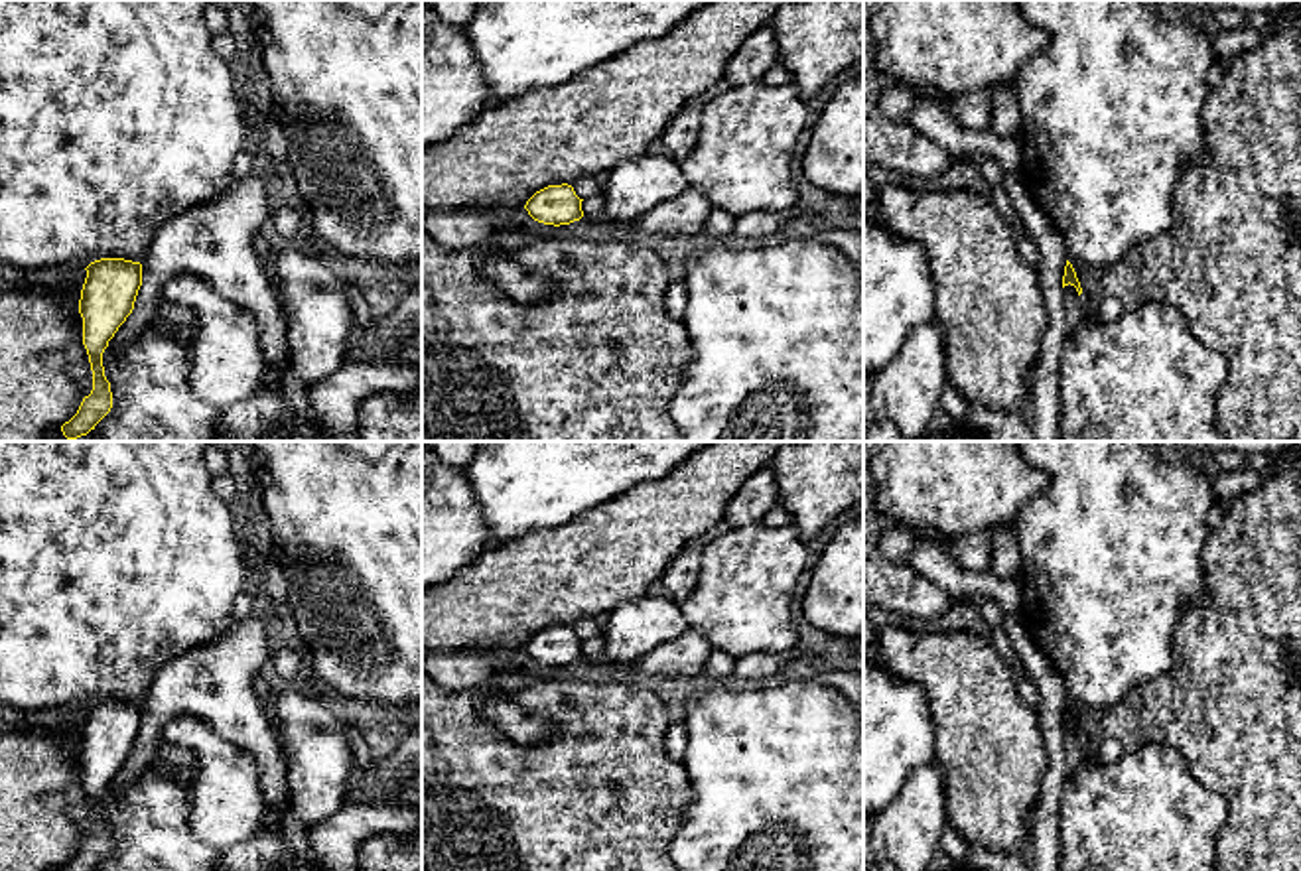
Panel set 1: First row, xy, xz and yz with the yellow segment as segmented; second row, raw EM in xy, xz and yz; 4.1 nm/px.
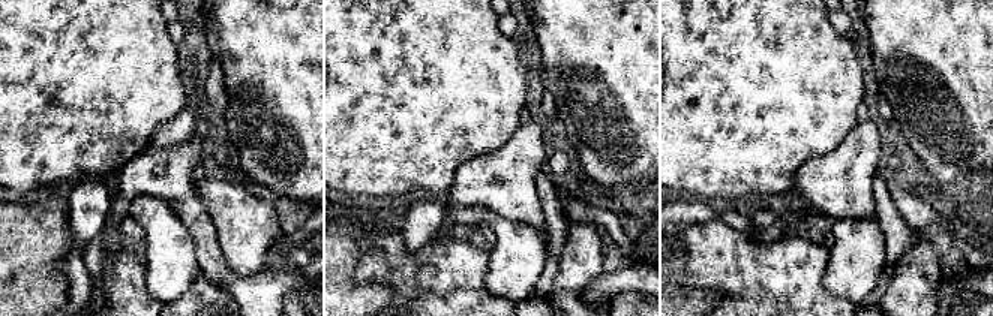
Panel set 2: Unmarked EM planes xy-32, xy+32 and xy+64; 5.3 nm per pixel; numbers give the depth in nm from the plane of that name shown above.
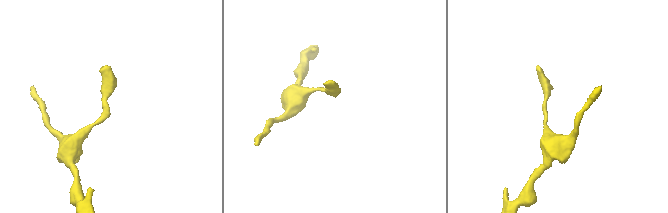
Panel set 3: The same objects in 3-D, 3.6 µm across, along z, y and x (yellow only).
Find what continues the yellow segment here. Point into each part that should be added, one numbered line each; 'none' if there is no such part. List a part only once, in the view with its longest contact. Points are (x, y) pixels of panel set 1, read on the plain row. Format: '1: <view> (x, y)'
none

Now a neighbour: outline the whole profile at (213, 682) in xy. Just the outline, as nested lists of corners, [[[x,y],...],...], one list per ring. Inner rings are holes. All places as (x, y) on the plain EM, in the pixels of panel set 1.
[[[252,613],[213,642],[162,666],[142,700],[142,727],[134,751],[108,782],[108,790],[122,794],[146,767],[152,767],[162,729],[185,711],[203,719],[215,733],[256,761],[266,808],[286,814],[290,788],[282,751],[252,686],[266,662],[266,631]]]

